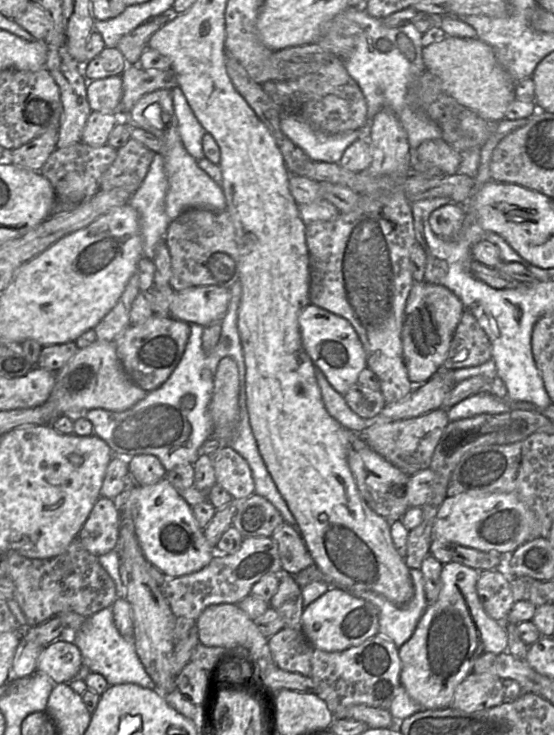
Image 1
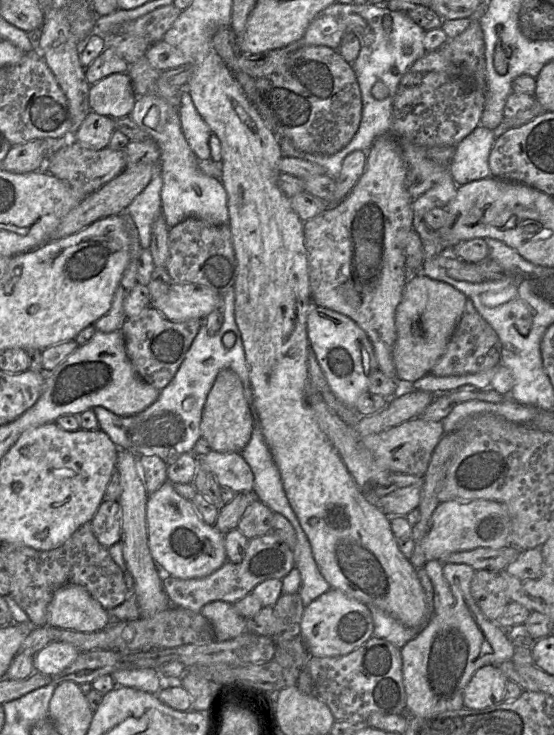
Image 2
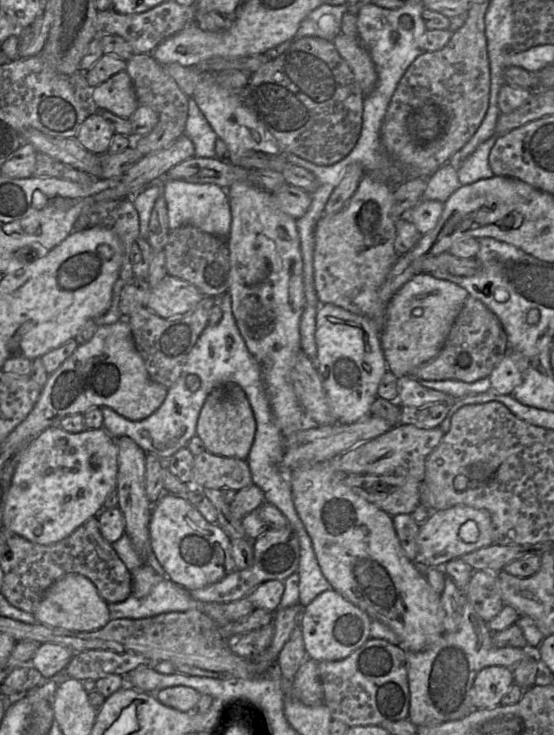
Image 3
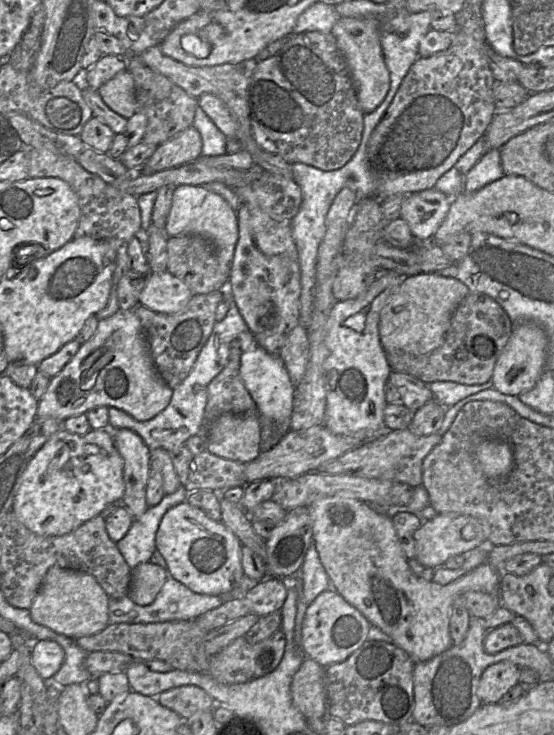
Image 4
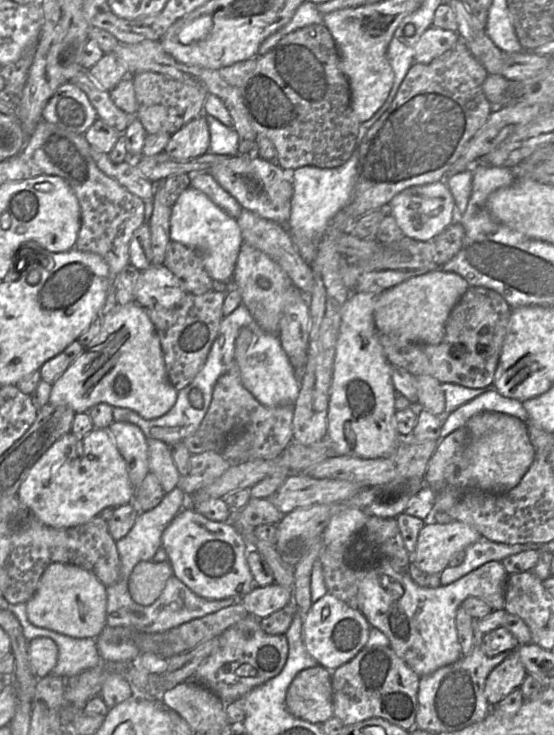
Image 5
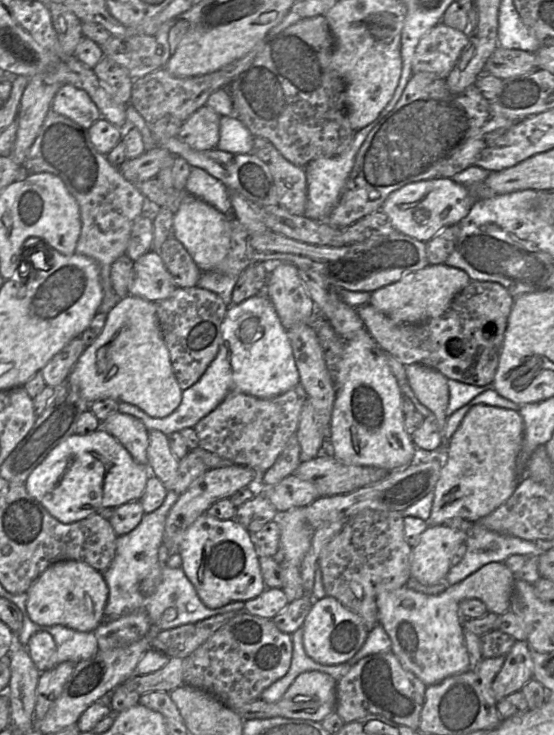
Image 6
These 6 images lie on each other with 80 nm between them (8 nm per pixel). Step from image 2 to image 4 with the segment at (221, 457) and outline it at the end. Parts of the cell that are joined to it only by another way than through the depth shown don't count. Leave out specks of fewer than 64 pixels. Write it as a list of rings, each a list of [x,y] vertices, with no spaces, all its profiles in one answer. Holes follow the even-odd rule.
[[[205,450],[194,456],[190,476],[183,487],[189,493],[210,490],[220,494],[231,487],[245,485],[244,463],[221,458]]]

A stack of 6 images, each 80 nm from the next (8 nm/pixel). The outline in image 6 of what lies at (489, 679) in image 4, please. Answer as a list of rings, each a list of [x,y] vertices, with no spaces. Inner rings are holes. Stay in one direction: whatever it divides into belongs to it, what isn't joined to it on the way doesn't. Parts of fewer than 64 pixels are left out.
[[[516,641],[491,685],[496,702],[521,690],[533,678],[533,671],[531,649],[526,641]]]

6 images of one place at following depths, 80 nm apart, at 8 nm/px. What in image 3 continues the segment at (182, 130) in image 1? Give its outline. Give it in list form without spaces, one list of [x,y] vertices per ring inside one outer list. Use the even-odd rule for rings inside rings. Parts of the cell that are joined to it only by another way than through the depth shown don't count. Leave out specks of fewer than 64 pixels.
[[[188,100],[188,119],[184,135],[194,144],[196,158],[216,158],[217,134],[193,100]]]

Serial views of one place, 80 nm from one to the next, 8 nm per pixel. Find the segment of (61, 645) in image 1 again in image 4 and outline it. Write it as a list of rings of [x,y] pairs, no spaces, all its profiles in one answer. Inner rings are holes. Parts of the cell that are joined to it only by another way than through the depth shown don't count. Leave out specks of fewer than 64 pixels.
[[[37,640],[31,647],[32,664],[42,679],[52,678],[65,659],[63,648],[51,640]]]

